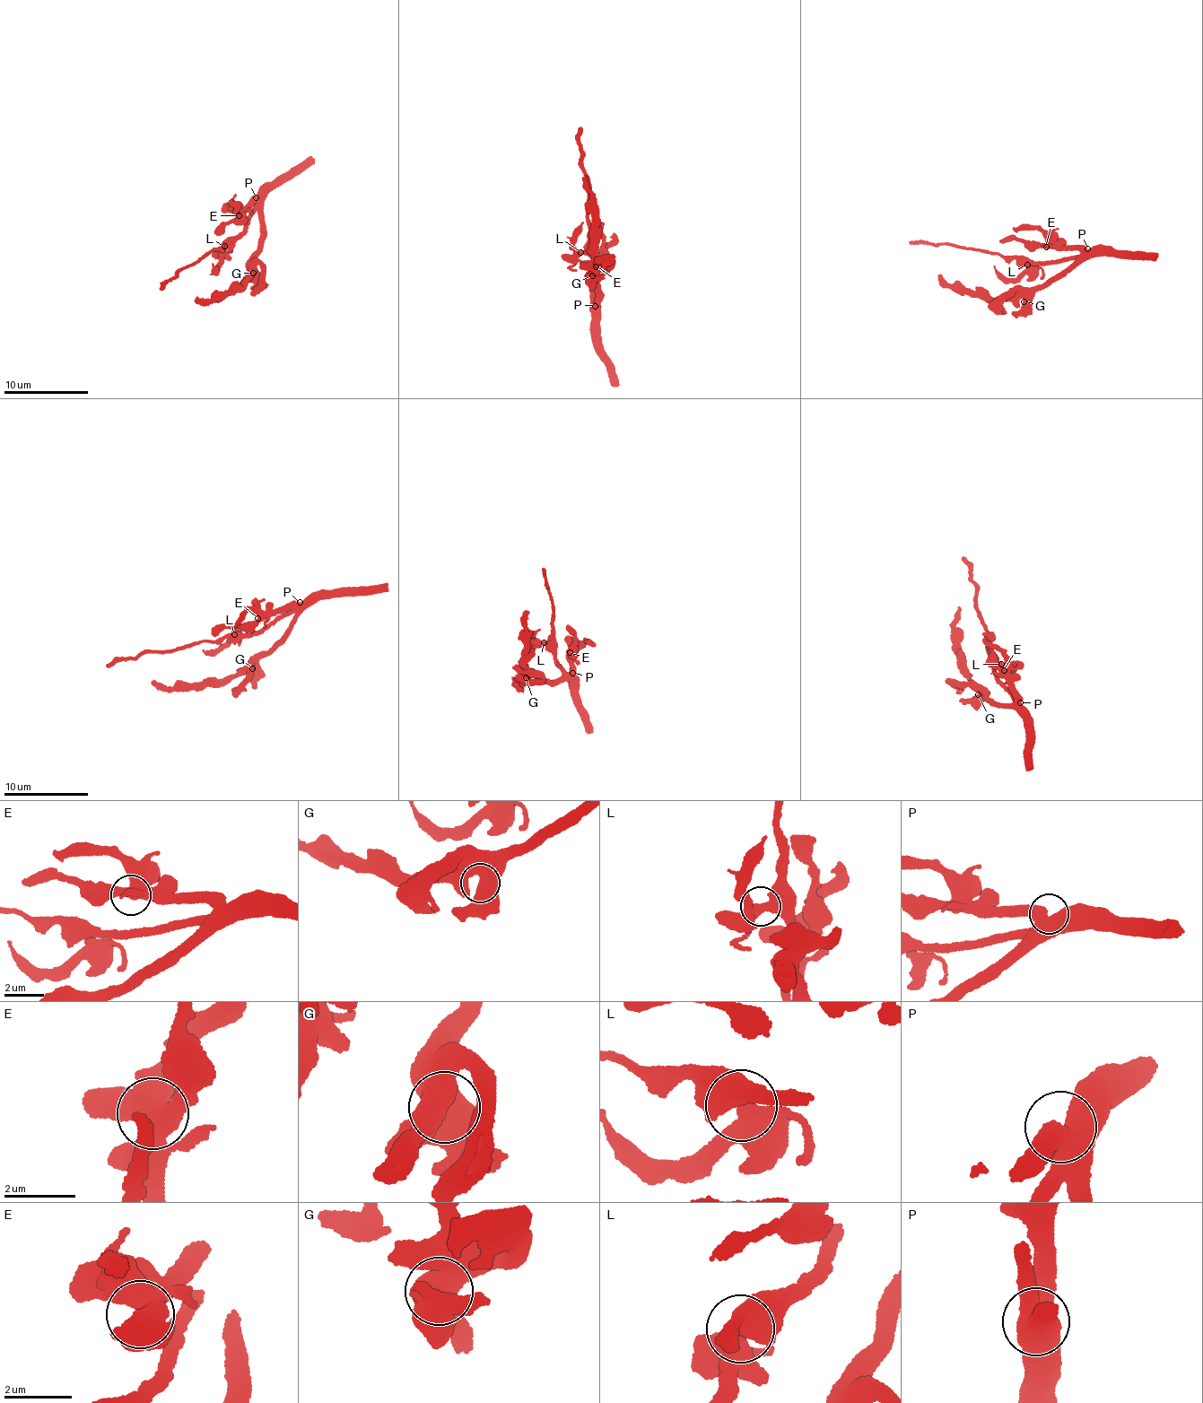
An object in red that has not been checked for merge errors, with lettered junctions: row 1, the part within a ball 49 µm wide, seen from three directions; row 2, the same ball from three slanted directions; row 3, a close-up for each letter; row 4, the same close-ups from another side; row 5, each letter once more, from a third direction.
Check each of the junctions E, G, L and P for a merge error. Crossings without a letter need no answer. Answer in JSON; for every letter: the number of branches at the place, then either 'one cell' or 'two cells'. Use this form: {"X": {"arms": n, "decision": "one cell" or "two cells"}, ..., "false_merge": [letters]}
{"E": {"arms": 3, "decision": "one cell"}, "G": {"arms": 2, "decision": "one cell"}, "L": {"arms": 2, "decision": "one cell"}, "P": {"arms": 2, "decision": "one cell"}, "false_merge": []}

